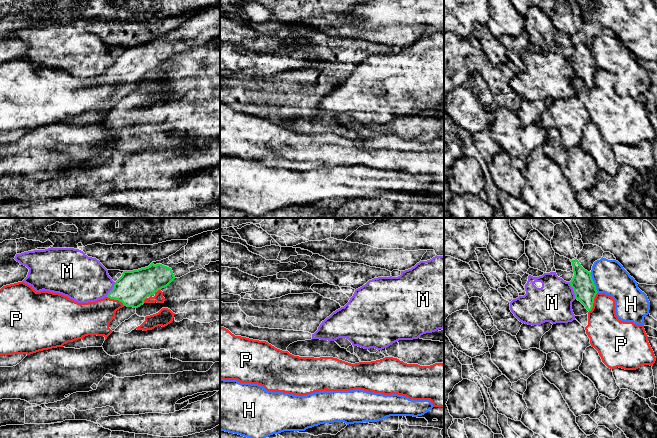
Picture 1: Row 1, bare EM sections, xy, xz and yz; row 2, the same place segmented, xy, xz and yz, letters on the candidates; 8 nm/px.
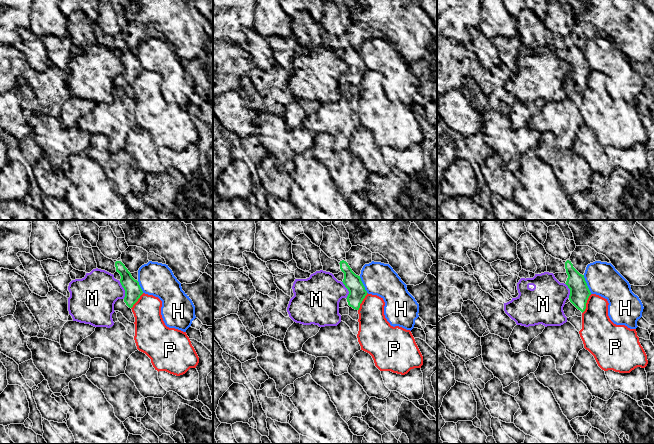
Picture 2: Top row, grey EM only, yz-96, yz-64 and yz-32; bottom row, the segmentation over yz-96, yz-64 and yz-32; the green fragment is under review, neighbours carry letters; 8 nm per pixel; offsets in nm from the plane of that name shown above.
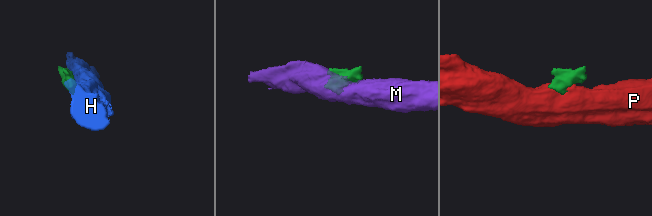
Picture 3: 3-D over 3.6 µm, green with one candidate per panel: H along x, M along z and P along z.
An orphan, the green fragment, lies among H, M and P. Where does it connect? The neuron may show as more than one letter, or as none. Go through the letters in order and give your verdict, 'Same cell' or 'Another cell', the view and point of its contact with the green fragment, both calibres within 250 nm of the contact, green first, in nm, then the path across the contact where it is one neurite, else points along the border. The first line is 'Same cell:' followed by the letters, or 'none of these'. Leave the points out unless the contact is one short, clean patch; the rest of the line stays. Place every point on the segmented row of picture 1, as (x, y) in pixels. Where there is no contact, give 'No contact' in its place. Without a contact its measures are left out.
Same cell: none of these
H: Another cell. Touches green at yz (593, 282). Thickness 180 nm (green) against 260 nm. Boundary: yz (590, 272), (595, 289), (598, 292)
M: Another cell. Touches green at yz (573, 290). Thickness 180 nm (green) against 300 nm. Boundary: yz (568, 282), (575, 298)
P: Another cell. Touches green at yz (593, 302). Thickness 180 nm (green) against 280 nm. Boundary: yz (597, 292), (593, 307), (589, 311)

